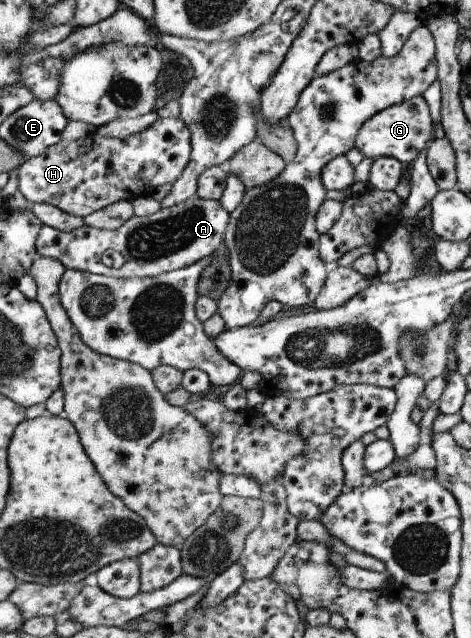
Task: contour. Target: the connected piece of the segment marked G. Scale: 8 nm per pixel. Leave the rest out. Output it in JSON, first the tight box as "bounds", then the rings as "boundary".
{"bounds":[356,95,432,165],"boundary":[[[418,95],[374,114],[358,133],[356,148],[364,154],[364,158],[392,157],[406,165],[422,156],[424,148],[432,138],[431,128],[428,106],[422,95]]]}

